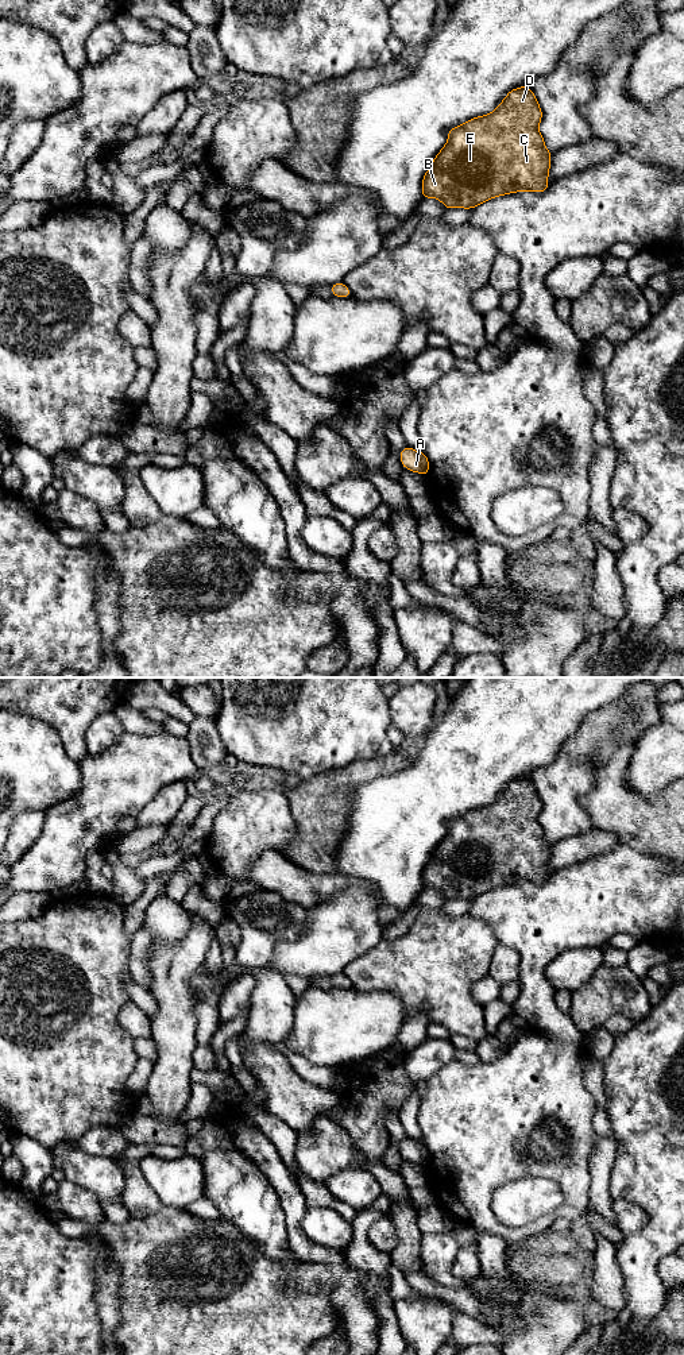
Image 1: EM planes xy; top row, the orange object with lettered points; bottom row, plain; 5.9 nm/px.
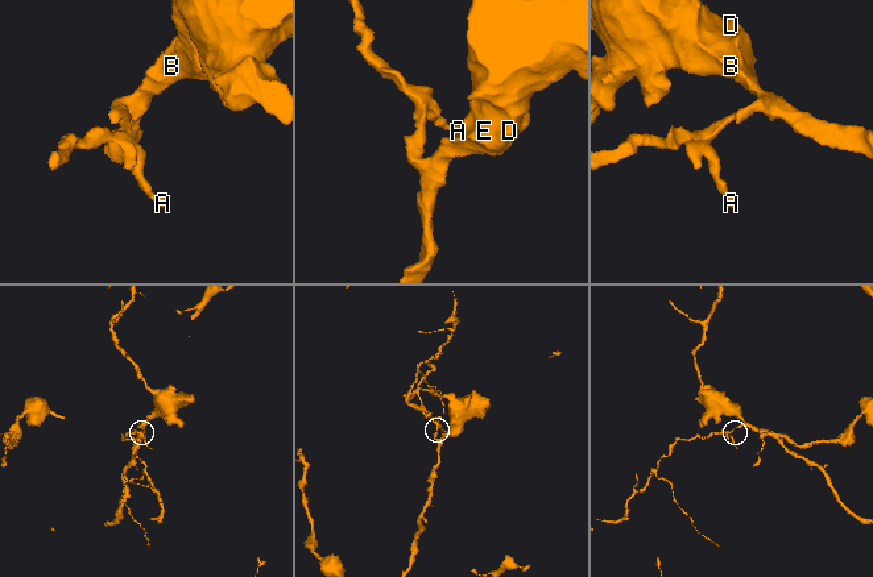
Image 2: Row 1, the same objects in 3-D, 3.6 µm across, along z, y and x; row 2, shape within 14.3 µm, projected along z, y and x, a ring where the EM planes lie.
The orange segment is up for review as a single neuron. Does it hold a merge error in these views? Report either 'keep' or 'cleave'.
keep

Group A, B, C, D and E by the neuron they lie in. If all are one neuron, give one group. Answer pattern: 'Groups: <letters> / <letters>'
Groups: A B C D E

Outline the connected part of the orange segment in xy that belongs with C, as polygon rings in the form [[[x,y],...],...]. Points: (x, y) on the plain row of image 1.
[[[529,777],[507,784],[498,799],[449,821],[448,833],[422,869],[422,891],[438,889],[447,900],[467,899],[521,881],[545,883],[552,845],[538,822],[542,802]]]

